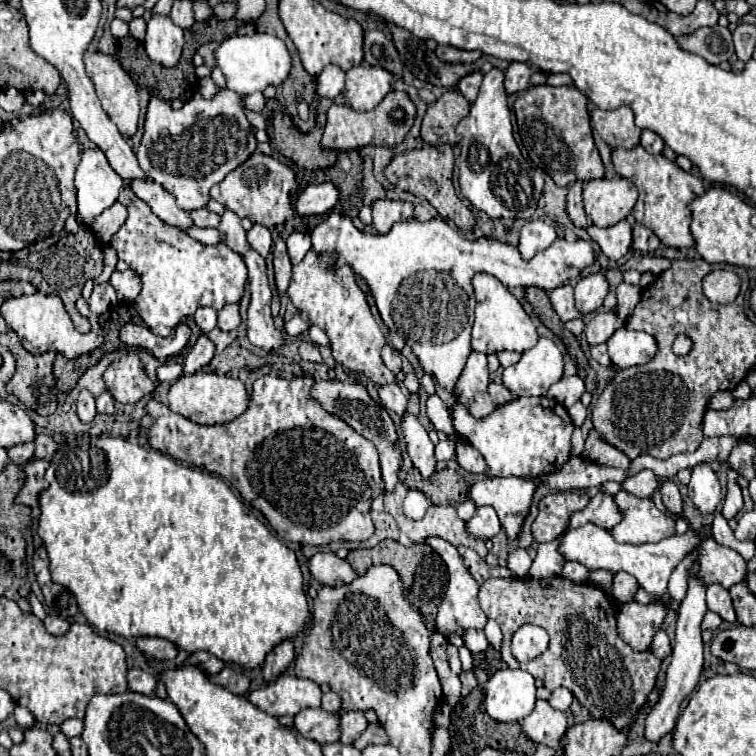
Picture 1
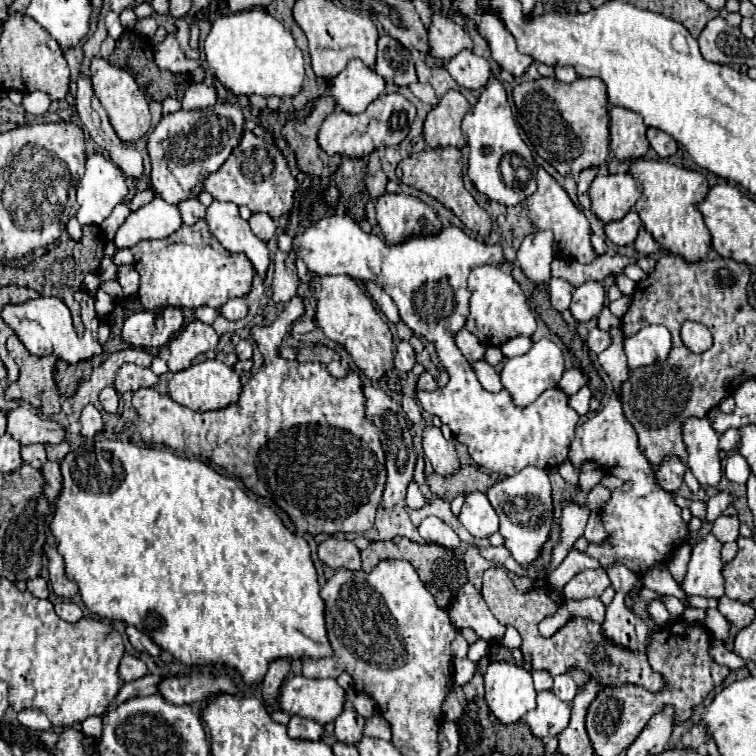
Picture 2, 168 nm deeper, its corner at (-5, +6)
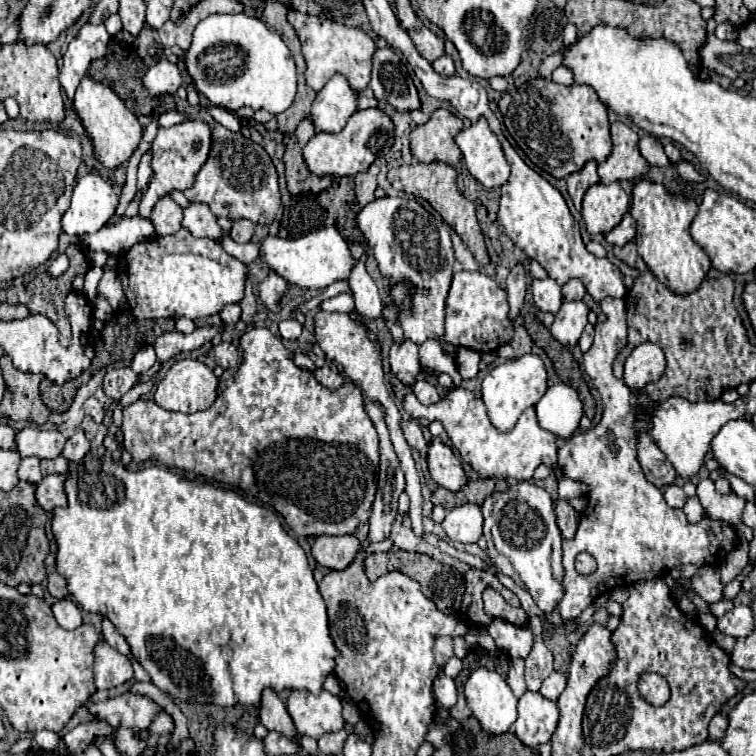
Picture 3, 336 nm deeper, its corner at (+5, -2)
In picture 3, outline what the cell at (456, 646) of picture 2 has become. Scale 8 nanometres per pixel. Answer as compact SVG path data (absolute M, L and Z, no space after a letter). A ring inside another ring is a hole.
M440 636L440 638L436 638L434 656L436 656L436 664L438 664L438 666L444 666L444 664L448 662L448 658L454 656L454 652L452 652L452 638L450 638L450 636Z

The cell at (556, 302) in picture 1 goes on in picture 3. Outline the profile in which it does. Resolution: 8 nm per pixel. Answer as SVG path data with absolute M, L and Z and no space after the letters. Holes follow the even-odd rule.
M544 278L544 280L534 280L532 282L532 298L534 304L542 310L542 312L552 312L556 314L562 306L562 292L560 286L552 280L552 278Z

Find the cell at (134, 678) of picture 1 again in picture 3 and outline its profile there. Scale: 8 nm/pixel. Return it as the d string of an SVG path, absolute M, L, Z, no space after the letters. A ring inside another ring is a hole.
M102 638L94 646L94 686L110 690L132 680L132 664L128 656L110 648Z

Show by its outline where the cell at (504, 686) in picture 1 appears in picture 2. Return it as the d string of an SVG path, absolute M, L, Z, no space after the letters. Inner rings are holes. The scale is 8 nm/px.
M492 662L484 672L484 686L492 714L504 724L512 724L536 708L532 674L516 664Z

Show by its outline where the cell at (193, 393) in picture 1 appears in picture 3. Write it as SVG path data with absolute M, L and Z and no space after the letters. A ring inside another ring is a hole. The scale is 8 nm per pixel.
M178 360L156 388L156 404L164 410L198 412L216 400L218 378L212 368L198 360Z

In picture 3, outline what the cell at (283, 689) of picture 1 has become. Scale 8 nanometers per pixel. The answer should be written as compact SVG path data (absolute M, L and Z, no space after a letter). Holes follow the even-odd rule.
M294 690L286 706L298 732L304 736L320 738L326 732L338 732L346 726L340 698L326 690L318 696L308 690Z

